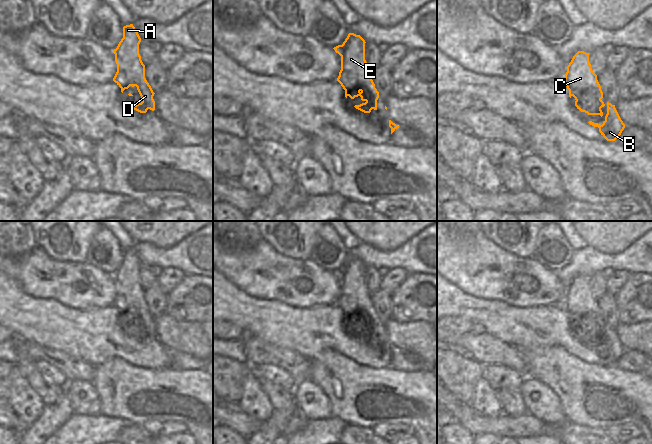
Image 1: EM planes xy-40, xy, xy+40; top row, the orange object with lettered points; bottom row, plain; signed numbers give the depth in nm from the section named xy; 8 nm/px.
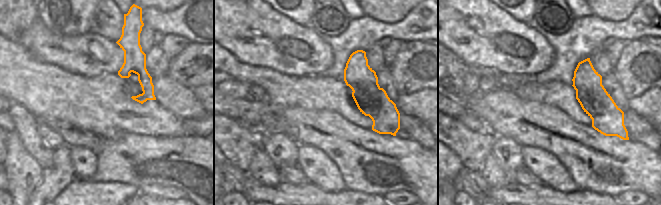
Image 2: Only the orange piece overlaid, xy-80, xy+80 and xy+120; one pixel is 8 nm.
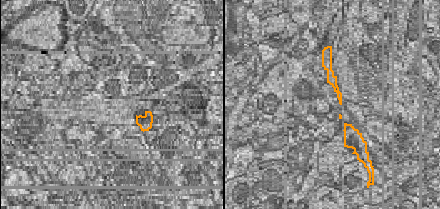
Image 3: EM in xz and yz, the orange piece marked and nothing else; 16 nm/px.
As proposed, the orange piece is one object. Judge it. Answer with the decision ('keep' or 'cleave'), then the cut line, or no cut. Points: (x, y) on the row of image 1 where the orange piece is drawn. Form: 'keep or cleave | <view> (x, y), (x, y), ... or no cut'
keep | no cut

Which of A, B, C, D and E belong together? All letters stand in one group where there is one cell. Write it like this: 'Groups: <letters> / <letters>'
Groups: A B C D E.

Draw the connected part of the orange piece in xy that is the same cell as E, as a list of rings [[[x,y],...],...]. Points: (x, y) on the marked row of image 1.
[[[349,33],[342,45],[334,47],[341,56],[341,70],[337,81],[345,90],[345,97],[351,99],[360,96],[363,101],[354,107],[364,113],[377,110],[379,92],[371,78],[371,70],[365,60],[365,40]]]

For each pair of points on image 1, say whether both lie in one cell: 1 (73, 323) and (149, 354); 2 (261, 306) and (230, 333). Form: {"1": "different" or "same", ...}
{"1": "same", "2": "different"}

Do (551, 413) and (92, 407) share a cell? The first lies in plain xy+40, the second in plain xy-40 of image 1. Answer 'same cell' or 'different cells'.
same cell

